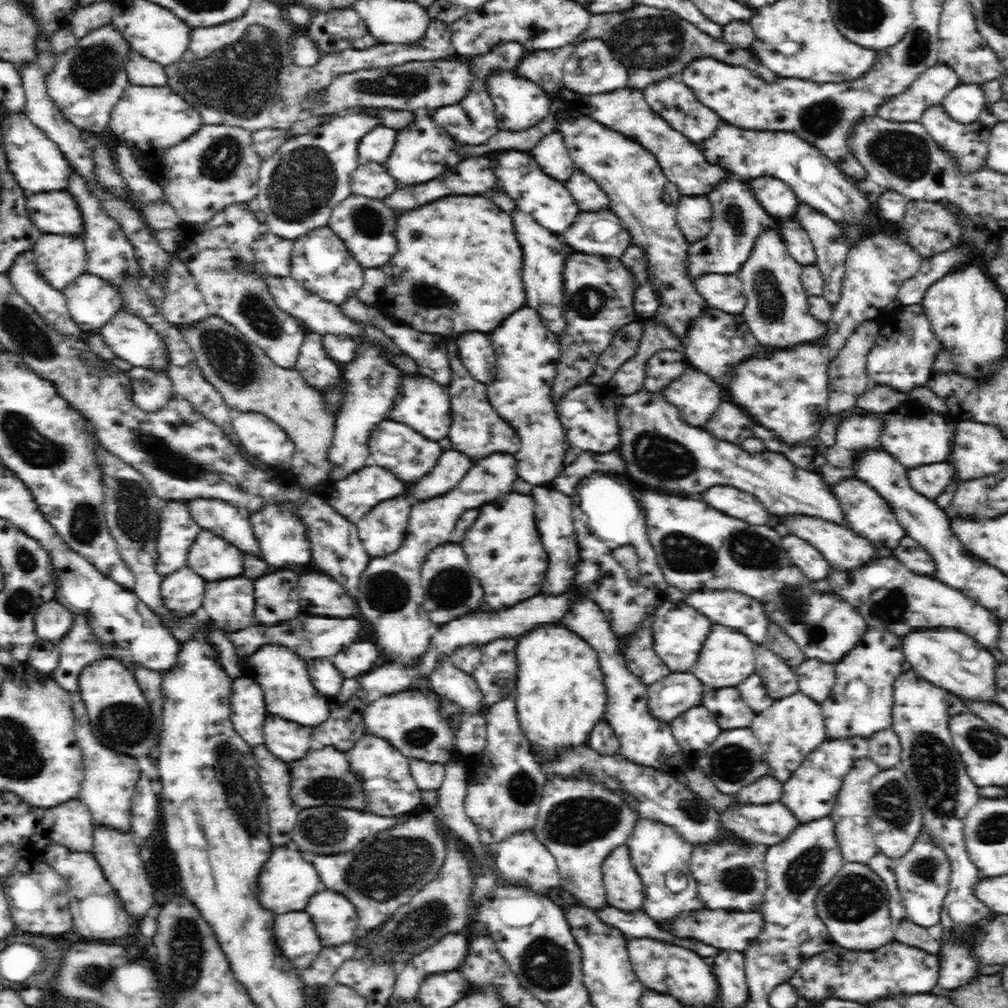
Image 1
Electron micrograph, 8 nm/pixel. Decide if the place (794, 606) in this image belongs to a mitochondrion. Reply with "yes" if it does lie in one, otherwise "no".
yes

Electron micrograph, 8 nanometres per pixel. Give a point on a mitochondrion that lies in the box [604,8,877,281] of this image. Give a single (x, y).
(655, 43)

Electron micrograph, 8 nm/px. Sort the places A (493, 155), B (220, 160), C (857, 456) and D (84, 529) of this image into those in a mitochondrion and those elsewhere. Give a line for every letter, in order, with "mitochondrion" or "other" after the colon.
A: other
B: mitochondrion
C: other
D: mitochondrion

